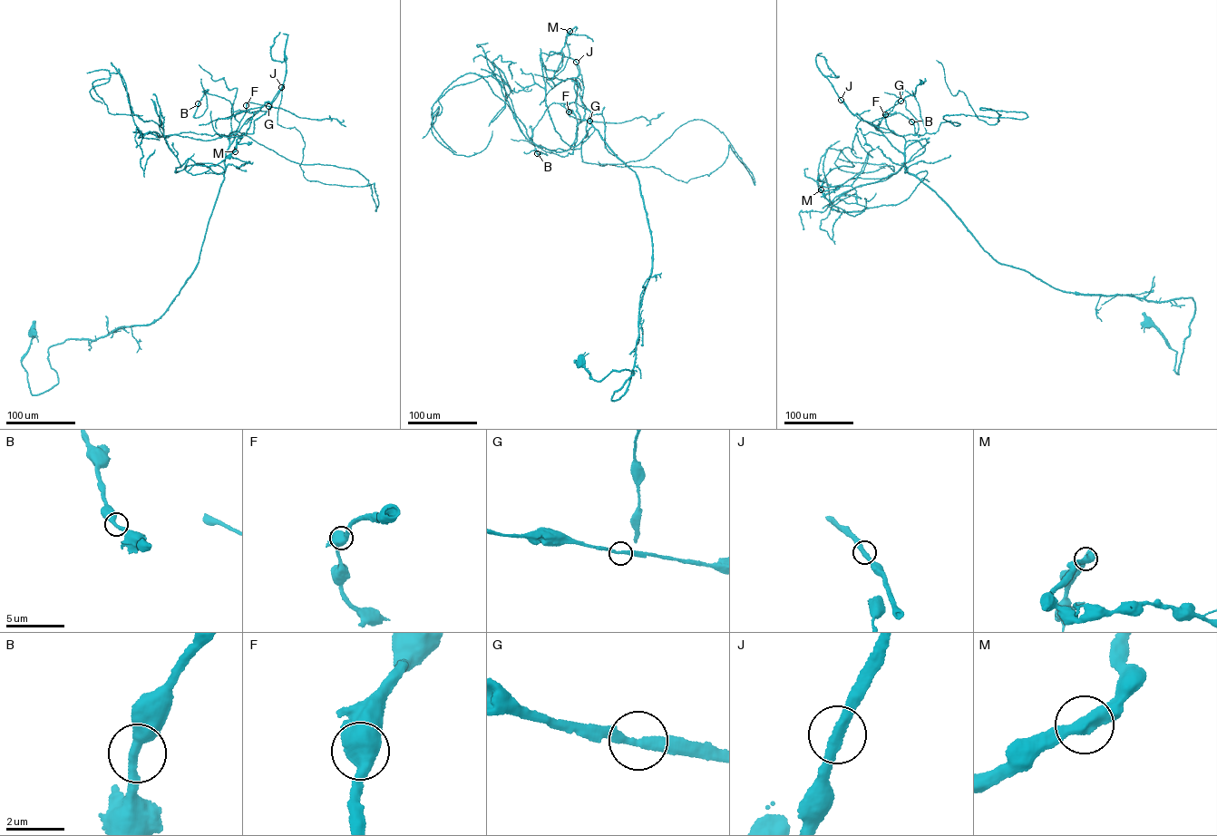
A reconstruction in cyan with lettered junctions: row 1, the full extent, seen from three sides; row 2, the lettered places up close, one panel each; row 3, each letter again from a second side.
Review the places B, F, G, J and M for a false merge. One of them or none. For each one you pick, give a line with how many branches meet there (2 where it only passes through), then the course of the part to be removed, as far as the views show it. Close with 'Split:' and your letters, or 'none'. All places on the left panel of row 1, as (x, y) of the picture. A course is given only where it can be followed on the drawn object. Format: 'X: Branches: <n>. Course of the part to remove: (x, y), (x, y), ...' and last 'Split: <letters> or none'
Split: none

